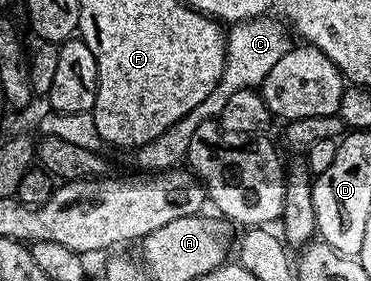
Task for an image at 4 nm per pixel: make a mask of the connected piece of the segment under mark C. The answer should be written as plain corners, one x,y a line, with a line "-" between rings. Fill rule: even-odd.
269,16
234,23
226,33
223,76
220,77
211,96
207,96
203,104
187,112
187,116
183,116
182,120
177,121
155,141
136,149
135,160
138,166
143,168
142,171
160,172
180,165
189,153
191,136
195,128
199,128
201,122
220,116
227,100
235,92
260,87
268,72
275,68
276,61
281,60
292,49
293,38
288,33
290,34
290,31
283,22

